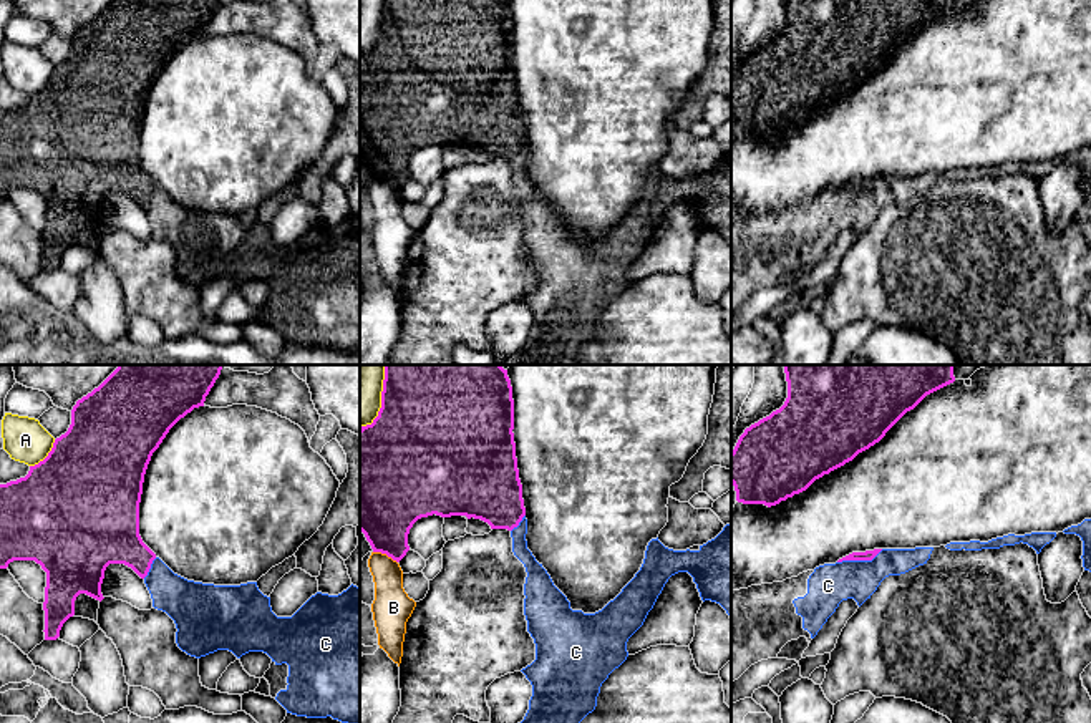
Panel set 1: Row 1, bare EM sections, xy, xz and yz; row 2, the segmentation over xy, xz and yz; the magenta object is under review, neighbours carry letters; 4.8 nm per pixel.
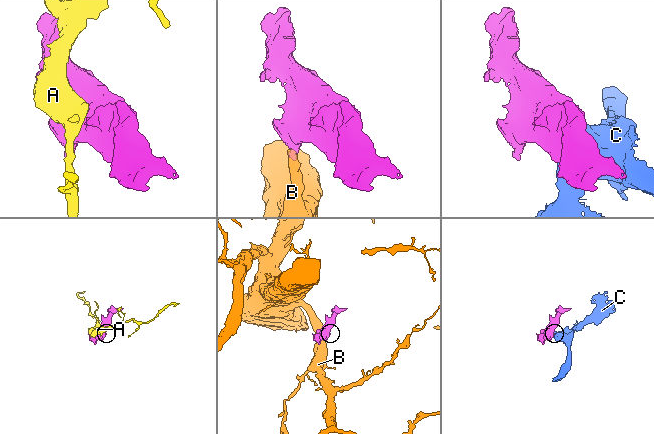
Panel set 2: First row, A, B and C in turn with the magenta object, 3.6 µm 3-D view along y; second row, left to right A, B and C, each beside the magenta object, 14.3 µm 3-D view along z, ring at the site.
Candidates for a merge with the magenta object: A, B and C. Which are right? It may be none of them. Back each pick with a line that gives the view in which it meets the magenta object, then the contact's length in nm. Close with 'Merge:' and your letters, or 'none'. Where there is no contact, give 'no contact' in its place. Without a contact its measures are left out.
Merge: none

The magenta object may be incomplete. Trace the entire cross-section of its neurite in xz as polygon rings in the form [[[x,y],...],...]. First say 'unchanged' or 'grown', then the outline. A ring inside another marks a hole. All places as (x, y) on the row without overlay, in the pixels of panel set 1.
unchanged | [[[385,0],[381,36],[371,53],[360,56],[360,159],[365,163],[373,181],[381,181],[400,191],[406,181],[408,163],[413,153],[428,144],[466,144],[481,148],[491,158],[512,159],[526,144],[522,113],[519,108],[514,71],[514,28],[507,0]]]

